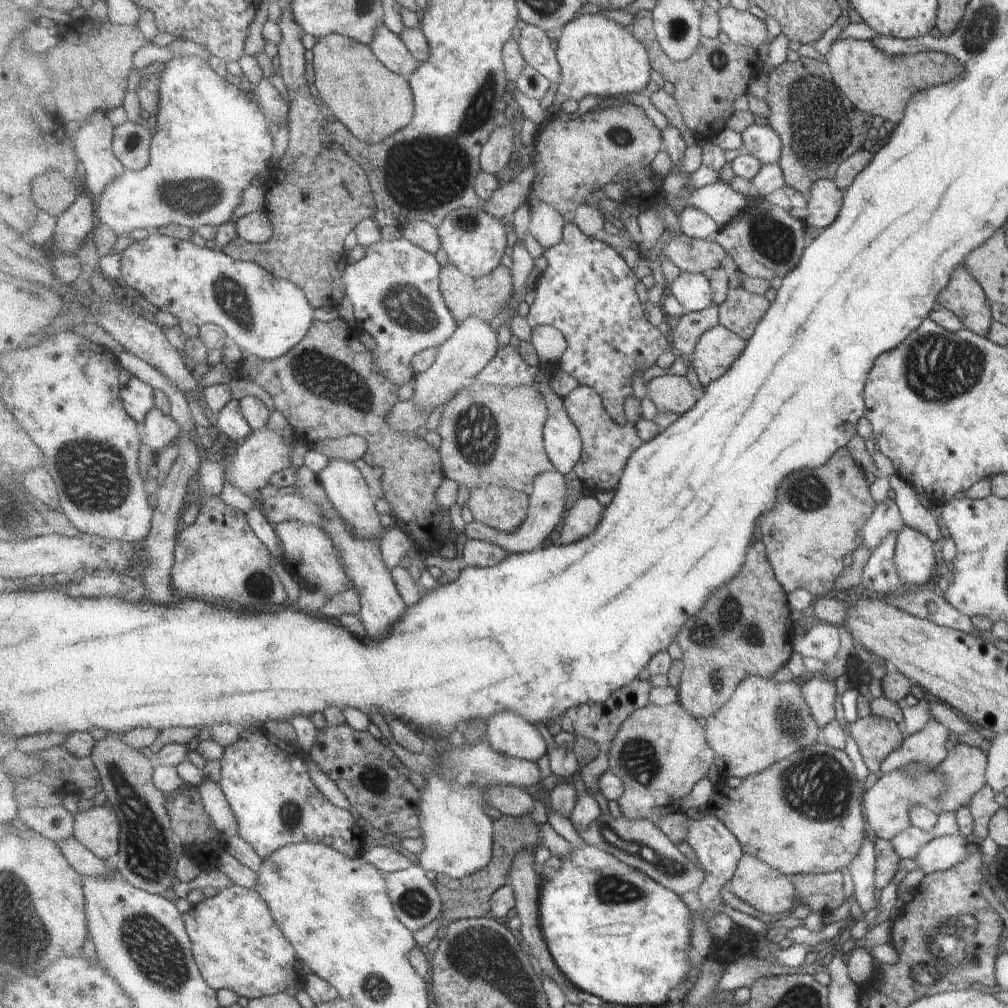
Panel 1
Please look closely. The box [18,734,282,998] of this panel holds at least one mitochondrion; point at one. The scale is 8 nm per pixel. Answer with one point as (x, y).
(160, 957)

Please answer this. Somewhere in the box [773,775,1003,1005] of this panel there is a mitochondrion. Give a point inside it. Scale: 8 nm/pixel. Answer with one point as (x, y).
(943, 952)

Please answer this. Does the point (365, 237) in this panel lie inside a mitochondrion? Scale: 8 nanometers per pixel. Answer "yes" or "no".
no

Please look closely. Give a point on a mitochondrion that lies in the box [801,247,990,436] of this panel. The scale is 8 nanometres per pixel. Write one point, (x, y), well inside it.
(938, 367)

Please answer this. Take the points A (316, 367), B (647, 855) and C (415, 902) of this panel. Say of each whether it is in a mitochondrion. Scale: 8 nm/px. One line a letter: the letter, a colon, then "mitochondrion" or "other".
A: mitochondrion
B: mitochondrion
C: mitochondrion

